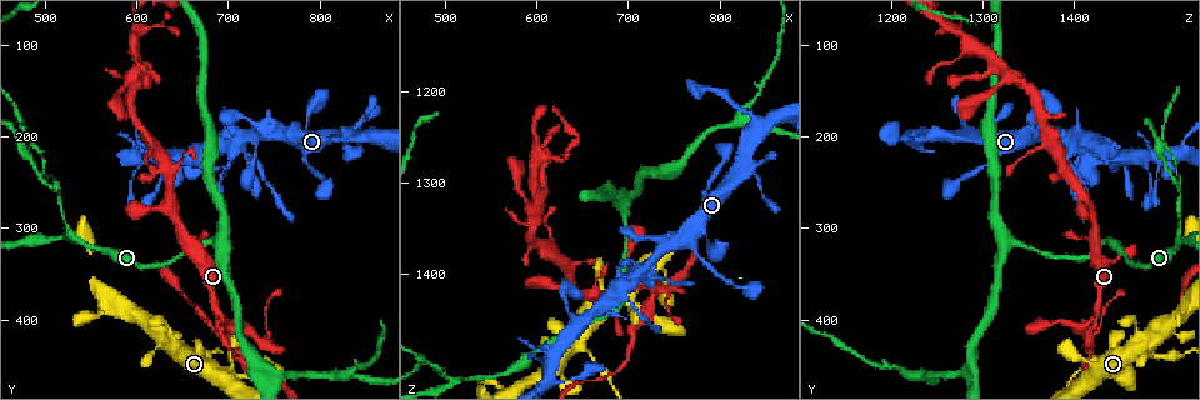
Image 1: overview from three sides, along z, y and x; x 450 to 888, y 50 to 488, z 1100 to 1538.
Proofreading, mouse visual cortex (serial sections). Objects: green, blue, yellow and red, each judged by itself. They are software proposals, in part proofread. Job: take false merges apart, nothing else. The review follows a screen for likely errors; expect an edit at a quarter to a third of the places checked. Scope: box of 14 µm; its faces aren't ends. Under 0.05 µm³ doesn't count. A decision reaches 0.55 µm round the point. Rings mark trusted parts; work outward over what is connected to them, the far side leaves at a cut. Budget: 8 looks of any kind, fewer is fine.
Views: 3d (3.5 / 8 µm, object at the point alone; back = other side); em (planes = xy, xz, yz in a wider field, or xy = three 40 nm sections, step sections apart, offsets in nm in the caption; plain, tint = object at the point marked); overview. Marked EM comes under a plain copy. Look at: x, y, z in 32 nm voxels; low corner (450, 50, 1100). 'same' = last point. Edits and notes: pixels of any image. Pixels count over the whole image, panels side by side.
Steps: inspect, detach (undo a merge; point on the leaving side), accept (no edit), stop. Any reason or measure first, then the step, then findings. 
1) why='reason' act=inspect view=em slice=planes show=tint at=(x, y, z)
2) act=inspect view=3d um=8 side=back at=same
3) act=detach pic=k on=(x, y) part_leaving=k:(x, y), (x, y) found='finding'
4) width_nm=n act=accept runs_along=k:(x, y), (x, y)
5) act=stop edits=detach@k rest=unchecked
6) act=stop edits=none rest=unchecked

why='two arms at a narrow angle' act=inspect view=3d um=3.5 at=(690, 390, 1430)

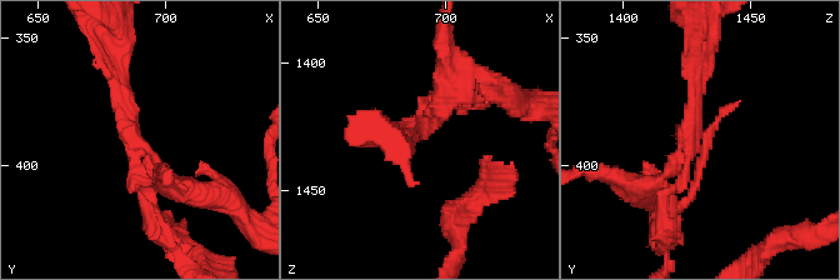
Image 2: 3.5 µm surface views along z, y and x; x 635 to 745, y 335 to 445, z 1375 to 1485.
arms=3 arm_widths_nm=150,150,200 act=inspect view=em slice=planes show=tint at=(687, 391, 1426)

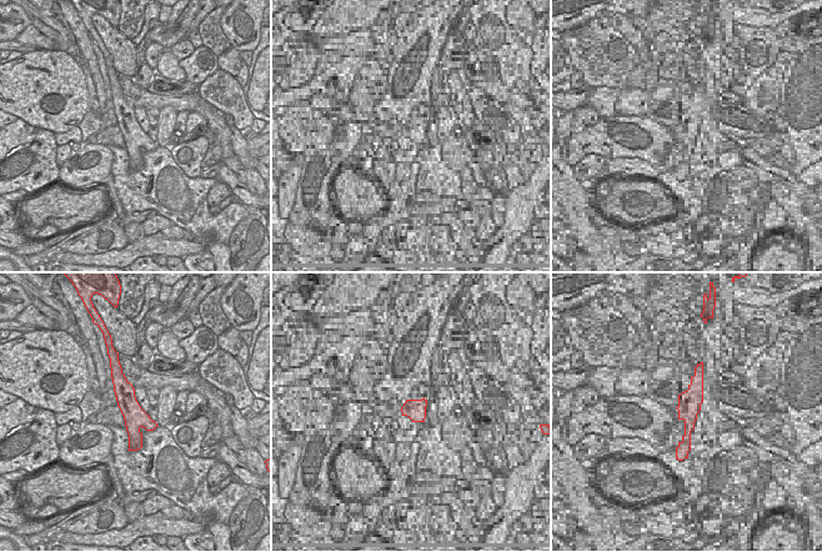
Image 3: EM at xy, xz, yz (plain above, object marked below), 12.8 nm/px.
act=accept runs_along=2:(704, 66), (689, 161), (663, 215) found='one cell here'

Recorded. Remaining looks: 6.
why='thin neck' act=inspect view=3d um=3.5 at=(660, 440, 1490)

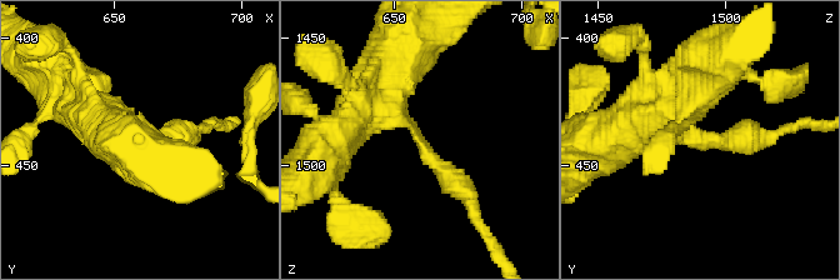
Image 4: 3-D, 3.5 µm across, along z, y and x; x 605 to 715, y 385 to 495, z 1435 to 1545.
why='need the tissue' act=inspect view=em slice=xy step=1 show=tint at=(661, 439, 1492)

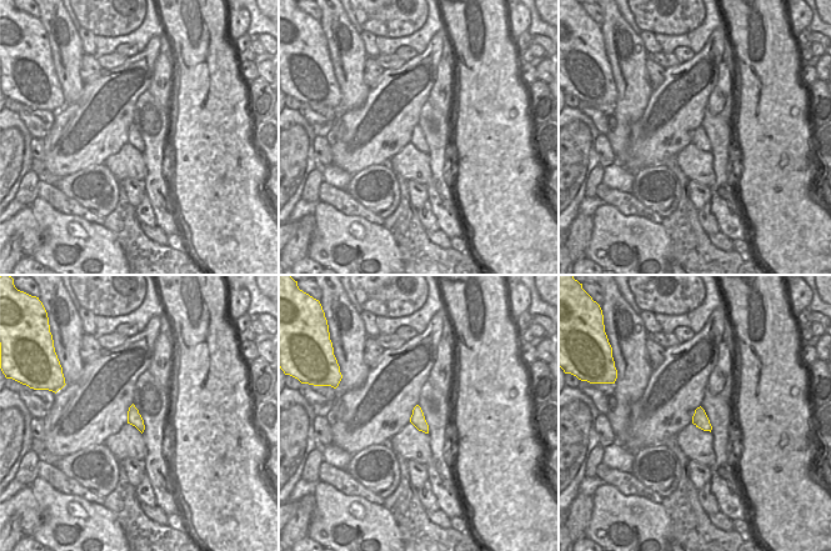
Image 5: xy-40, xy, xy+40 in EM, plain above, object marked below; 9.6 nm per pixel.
act=inspect view=em slice=xy step=2 show=tint at=same

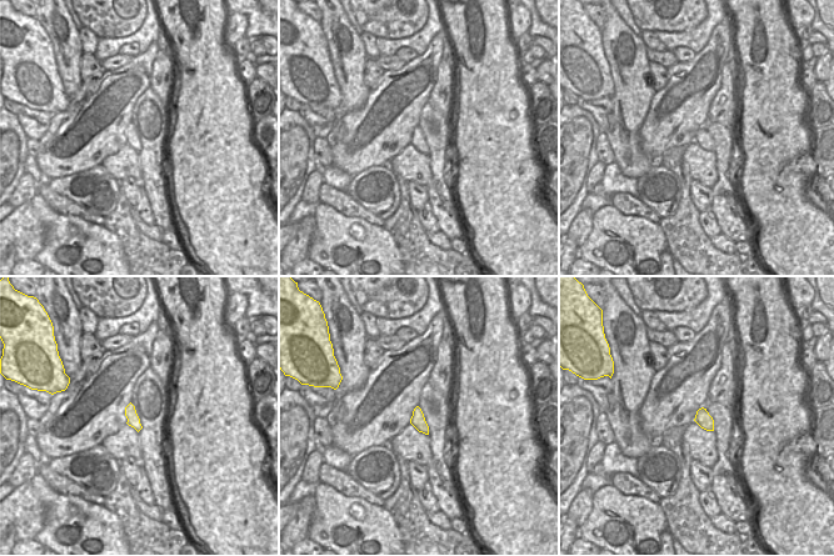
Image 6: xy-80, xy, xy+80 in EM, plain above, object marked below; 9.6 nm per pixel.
arm_widths_nm=300,500 act=detach pic=4 on=(178, 134) part_leaving=4:(421, 144), (464, 189), (490, 240) found='a second cell is stuck on'

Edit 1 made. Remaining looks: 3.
why='arms part here' act=inspect view=em slice=xy step=3 show=tint at=(535, 310, 1515)

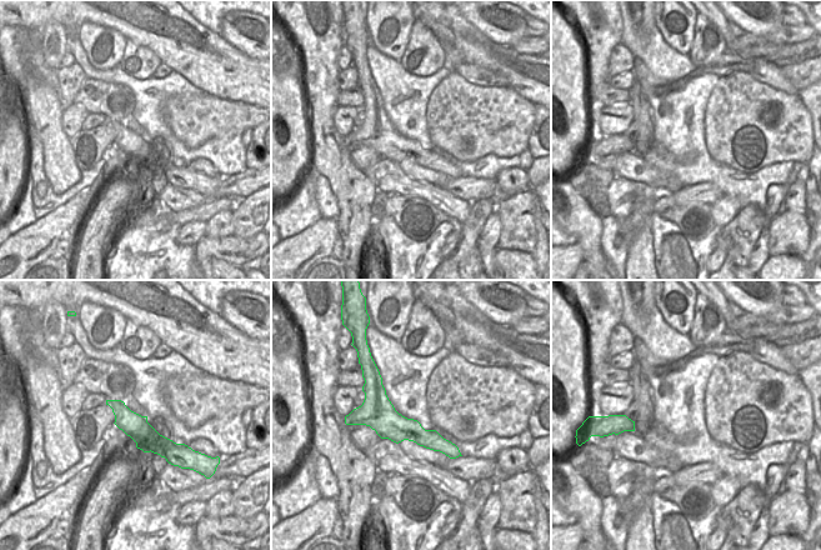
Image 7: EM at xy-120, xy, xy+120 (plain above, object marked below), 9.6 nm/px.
act=inspect view=3d um=3.5 at=same

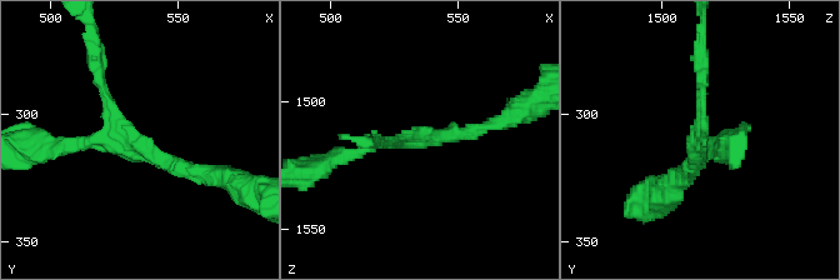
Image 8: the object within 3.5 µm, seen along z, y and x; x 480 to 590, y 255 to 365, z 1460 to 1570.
arm_widths_nm=150,150,200 act=accept found='one cell here'

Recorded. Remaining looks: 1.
act=stop edits=detach@4 rest=unchecked

